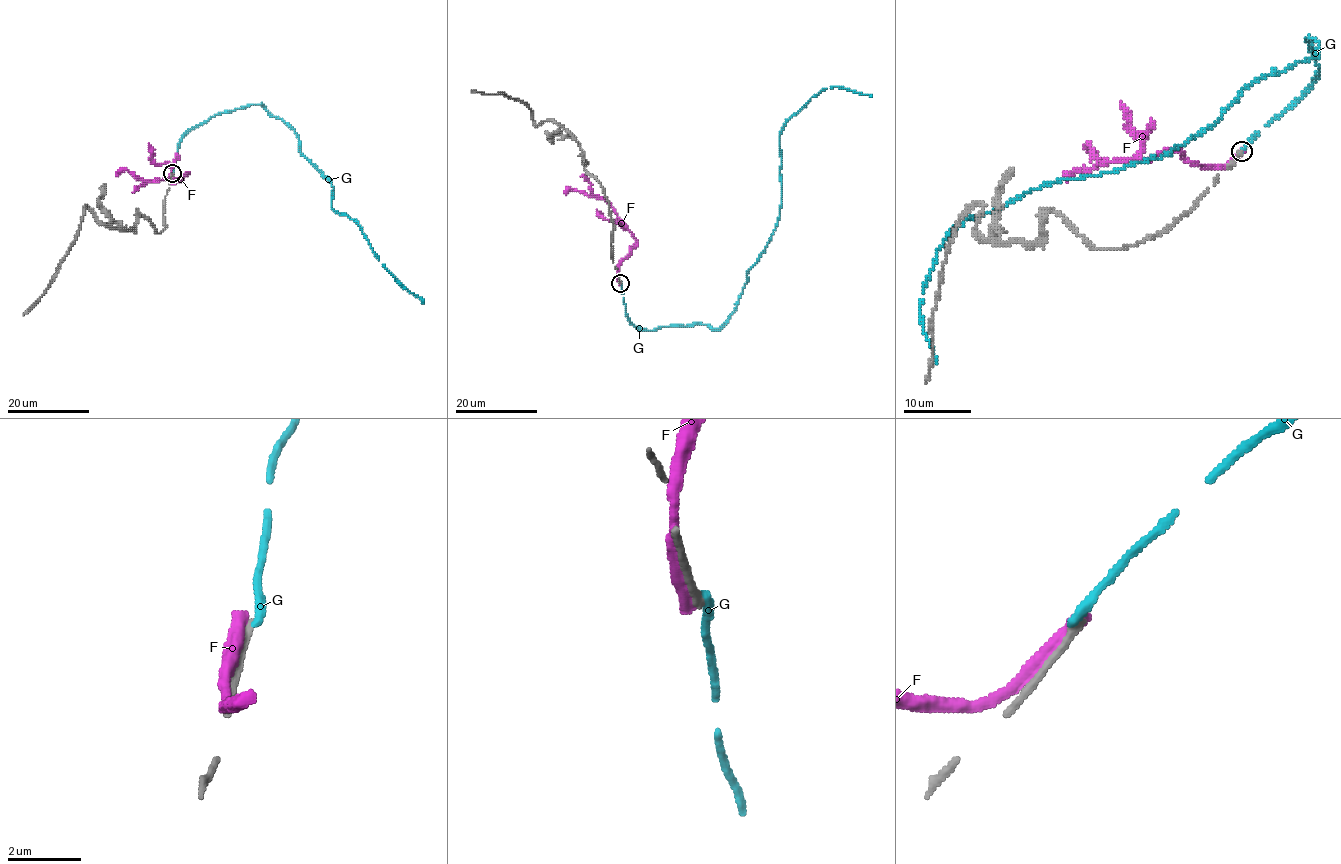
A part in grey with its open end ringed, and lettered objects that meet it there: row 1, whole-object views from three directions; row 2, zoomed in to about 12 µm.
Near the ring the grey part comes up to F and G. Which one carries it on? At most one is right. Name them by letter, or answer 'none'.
none

